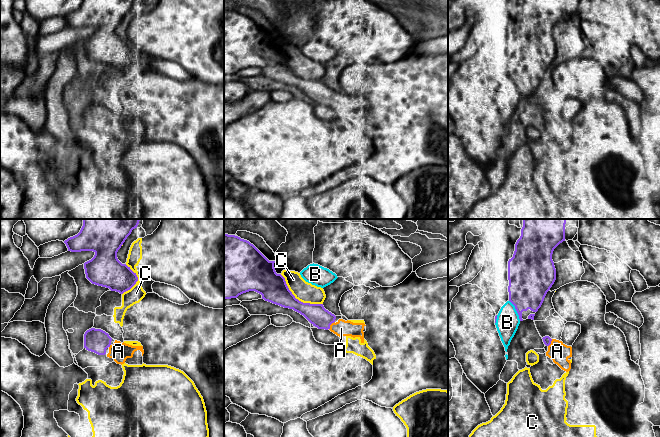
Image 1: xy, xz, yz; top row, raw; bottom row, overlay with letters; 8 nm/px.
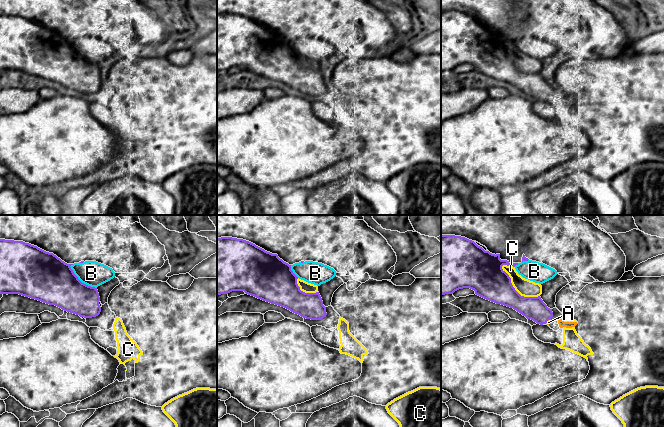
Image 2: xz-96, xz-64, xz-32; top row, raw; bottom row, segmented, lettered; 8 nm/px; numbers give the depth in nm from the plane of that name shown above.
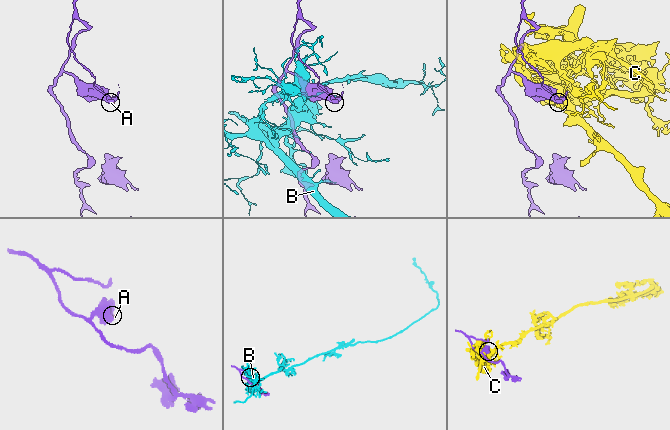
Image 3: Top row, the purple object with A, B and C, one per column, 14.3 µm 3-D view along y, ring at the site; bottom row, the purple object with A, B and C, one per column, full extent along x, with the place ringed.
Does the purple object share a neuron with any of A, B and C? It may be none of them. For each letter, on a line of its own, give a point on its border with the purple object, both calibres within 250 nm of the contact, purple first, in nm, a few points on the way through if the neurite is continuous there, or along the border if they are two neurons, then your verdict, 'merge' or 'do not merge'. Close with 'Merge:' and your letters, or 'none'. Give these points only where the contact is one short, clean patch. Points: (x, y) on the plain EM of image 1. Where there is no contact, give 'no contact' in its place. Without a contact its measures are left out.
A: contact xz (330, 100); calibres 170 and 130 nm; way xz (316, 90), (330, 100), (341, 104); merge
B: contact yz (516, 86); calibres 320 and 190 nm; do not merge
C: contact xz (297, 75); calibres 220 and 160 nm; do not merge
Merge: A

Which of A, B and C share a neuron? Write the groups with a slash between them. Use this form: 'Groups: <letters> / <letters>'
Groups: A / B / C

